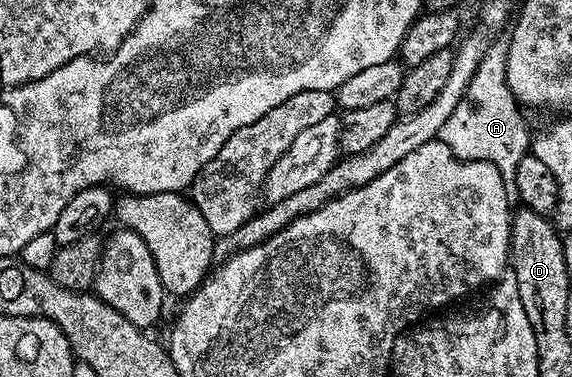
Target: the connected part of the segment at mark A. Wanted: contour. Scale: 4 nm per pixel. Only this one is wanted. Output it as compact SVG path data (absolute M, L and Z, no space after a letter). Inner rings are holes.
M499 38L481 58L464 100L449 114L437 138L449 146L459 160L487 161L495 165L507 190L514 191L517 165L529 154L533 139L531 129L518 110L521 111L518 100L507 86L507 40Z

